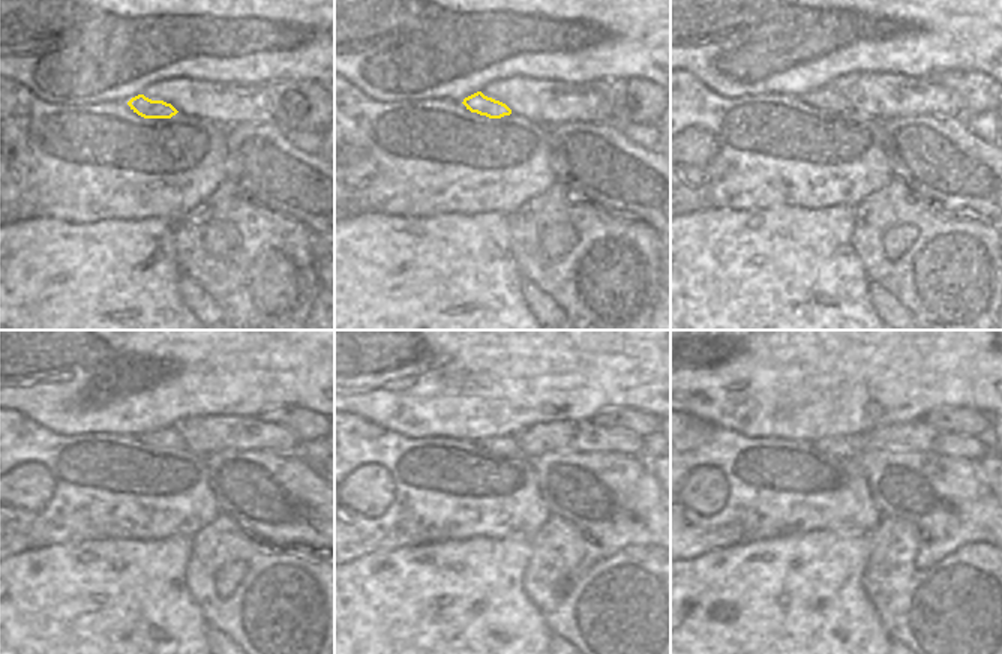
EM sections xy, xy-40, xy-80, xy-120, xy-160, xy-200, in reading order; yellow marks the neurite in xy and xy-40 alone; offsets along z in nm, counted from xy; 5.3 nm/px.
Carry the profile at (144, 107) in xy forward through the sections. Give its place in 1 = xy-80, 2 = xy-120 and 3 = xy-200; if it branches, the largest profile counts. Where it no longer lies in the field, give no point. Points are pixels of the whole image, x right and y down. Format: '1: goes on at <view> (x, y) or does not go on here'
1: goes on at xy-80 (825, 99)
2: goes on at xy-120 (168, 438)
3: goes on at xy-200 (840, 446)

